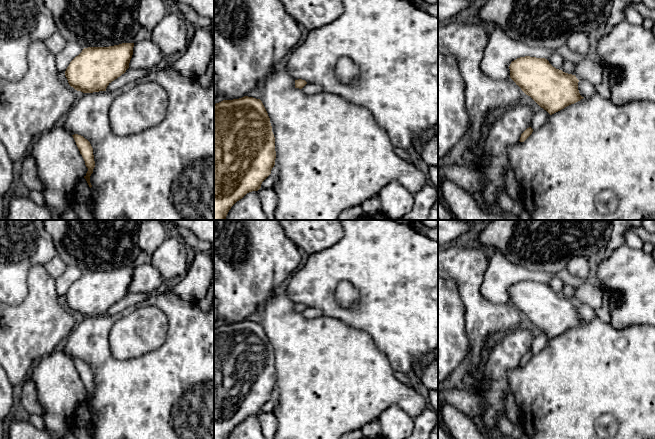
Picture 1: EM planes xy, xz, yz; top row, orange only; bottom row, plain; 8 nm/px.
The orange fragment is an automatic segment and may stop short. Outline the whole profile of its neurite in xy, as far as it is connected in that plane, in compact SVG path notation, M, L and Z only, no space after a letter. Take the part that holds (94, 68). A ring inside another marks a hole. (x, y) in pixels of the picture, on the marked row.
M122 43L109 47L88 47L76 56L65 71L68 83L77 91L93 93L106 91L107 86L129 68L134 43Z

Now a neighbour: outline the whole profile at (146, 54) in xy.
M143 40L135 42L129 68L154 69L163 58L162 51L153 41Z

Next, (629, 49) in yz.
M625 19L600 38L594 55L602 58L604 66L617 71L617 81L610 96L614 104L624 105L633 101L655 103L655 36L652 31Z

